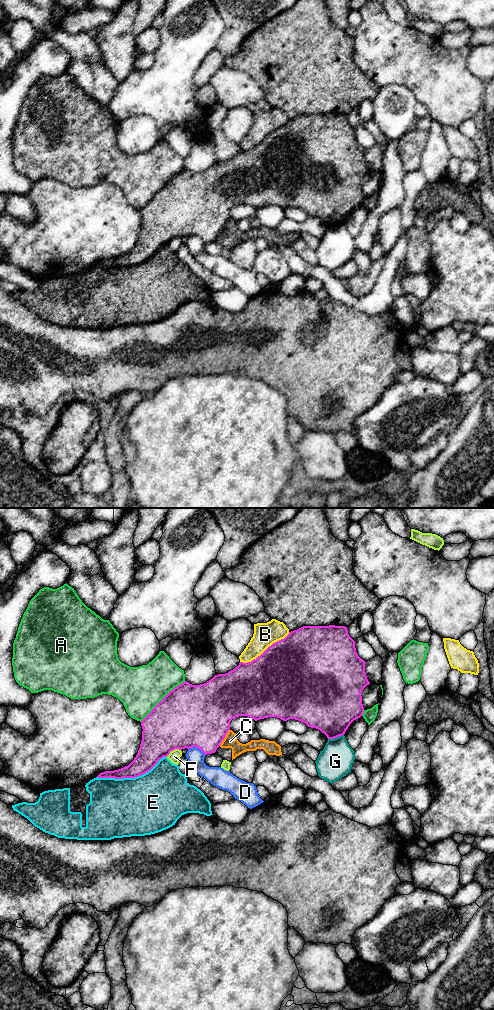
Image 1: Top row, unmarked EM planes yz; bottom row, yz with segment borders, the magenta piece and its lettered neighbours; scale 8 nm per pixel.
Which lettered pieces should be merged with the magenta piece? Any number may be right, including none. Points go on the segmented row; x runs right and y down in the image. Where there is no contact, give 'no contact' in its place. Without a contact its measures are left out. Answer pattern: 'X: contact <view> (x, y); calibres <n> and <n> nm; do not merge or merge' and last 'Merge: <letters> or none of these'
A: contact yz (163, 699); calibres 500 and 360 nm; do not merge
B: contact yz (265, 650); calibres 500 and 190 nm; do not merge
C: contact yz (224, 737); calibres 480 and 110 nm; do not merge
D: contact yz (197, 747); calibres 500 and 140 nm; do not merge
E: contact yz (131, 777); calibres 190 and 480 nm; do not merge
F: contact yz (173, 749); calibres 460 and 90 nm; do not merge
G: contact yz (335, 737); calibres 400 and 280 nm; do not merge
Merge: none of these

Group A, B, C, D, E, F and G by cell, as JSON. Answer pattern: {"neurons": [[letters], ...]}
{"neurons": [["A"], ["B"], ["C", "E"], ["D"], ["F"], ["G"]]}

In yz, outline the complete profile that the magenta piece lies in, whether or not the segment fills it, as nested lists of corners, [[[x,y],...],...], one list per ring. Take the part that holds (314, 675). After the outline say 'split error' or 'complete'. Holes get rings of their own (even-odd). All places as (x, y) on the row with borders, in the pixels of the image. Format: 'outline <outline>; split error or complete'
outline [[[303,626],[291,631],[251,662],[240,662],[233,670],[215,675],[204,684],[192,685],[185,681],[171,690],[141,721],[142,740],[134,760],[128,766],[102,772],[97,777],[122,779],[141,776],[175,749],[196,747],[205,755],[215,753],[230,730],[231,720],[239,716],[248,716],[255,721],[268,717],[283,721],[295,719],[320,730],[328,739],[342,736],[350,724],[364,713],[361,692],[370,684],[365,663],[358,656],[355,641],[345,626]]]; complete

